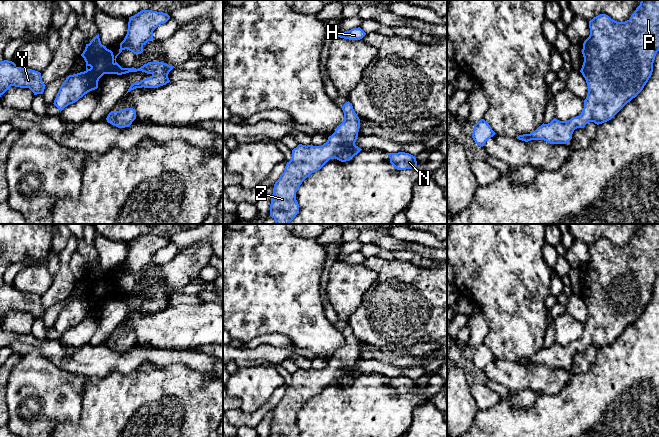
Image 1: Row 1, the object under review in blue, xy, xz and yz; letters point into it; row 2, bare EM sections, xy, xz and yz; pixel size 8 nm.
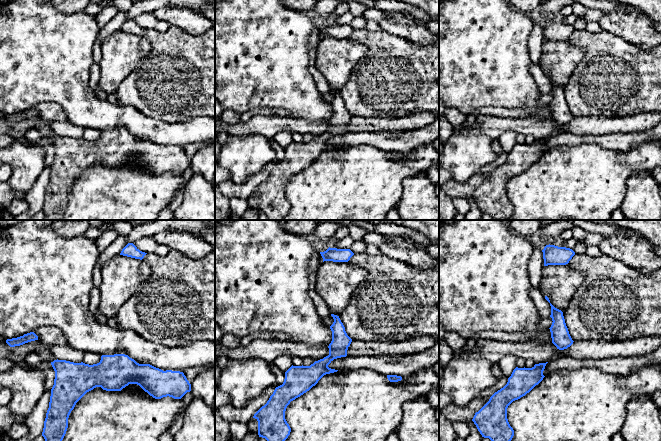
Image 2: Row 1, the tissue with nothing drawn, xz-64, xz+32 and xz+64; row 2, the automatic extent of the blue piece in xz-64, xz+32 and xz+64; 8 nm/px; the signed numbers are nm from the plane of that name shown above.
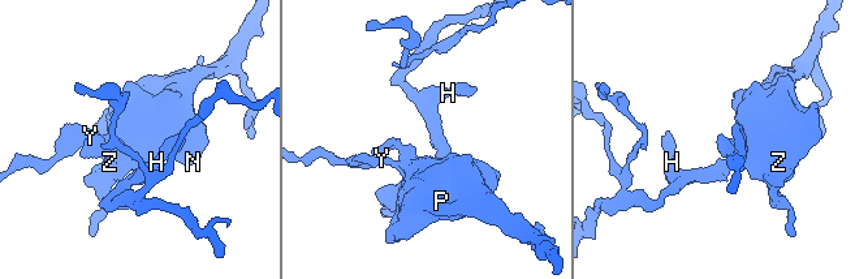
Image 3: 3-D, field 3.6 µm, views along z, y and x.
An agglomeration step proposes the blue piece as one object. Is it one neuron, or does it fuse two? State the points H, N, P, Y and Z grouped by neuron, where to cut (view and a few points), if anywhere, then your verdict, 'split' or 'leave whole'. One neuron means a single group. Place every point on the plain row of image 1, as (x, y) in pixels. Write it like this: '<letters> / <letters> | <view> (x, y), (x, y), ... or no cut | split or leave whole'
H N P Y Z | no cut | leave whole

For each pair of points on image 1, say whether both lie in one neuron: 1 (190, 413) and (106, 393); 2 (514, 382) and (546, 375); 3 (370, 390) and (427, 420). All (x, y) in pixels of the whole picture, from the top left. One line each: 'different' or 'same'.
1: same
2: same
3: different

